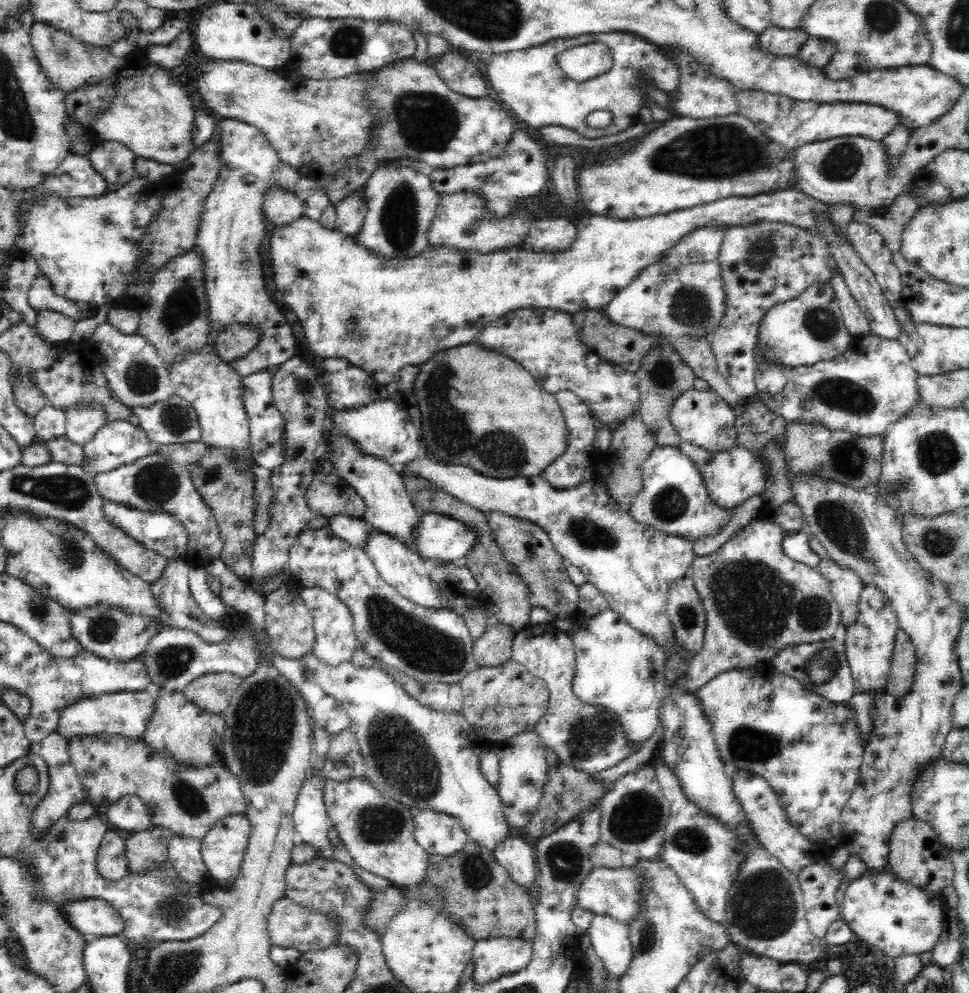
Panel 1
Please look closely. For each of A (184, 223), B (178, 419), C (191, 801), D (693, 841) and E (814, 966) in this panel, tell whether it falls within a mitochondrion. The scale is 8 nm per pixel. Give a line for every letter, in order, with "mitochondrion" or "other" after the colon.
A: other
B: mitochondrion
C: mitochondrion
D: mitochondrion
E: other

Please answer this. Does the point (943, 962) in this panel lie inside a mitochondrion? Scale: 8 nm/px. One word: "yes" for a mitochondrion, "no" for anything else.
no

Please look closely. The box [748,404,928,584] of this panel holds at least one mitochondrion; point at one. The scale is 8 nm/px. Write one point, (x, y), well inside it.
(841, 523)

